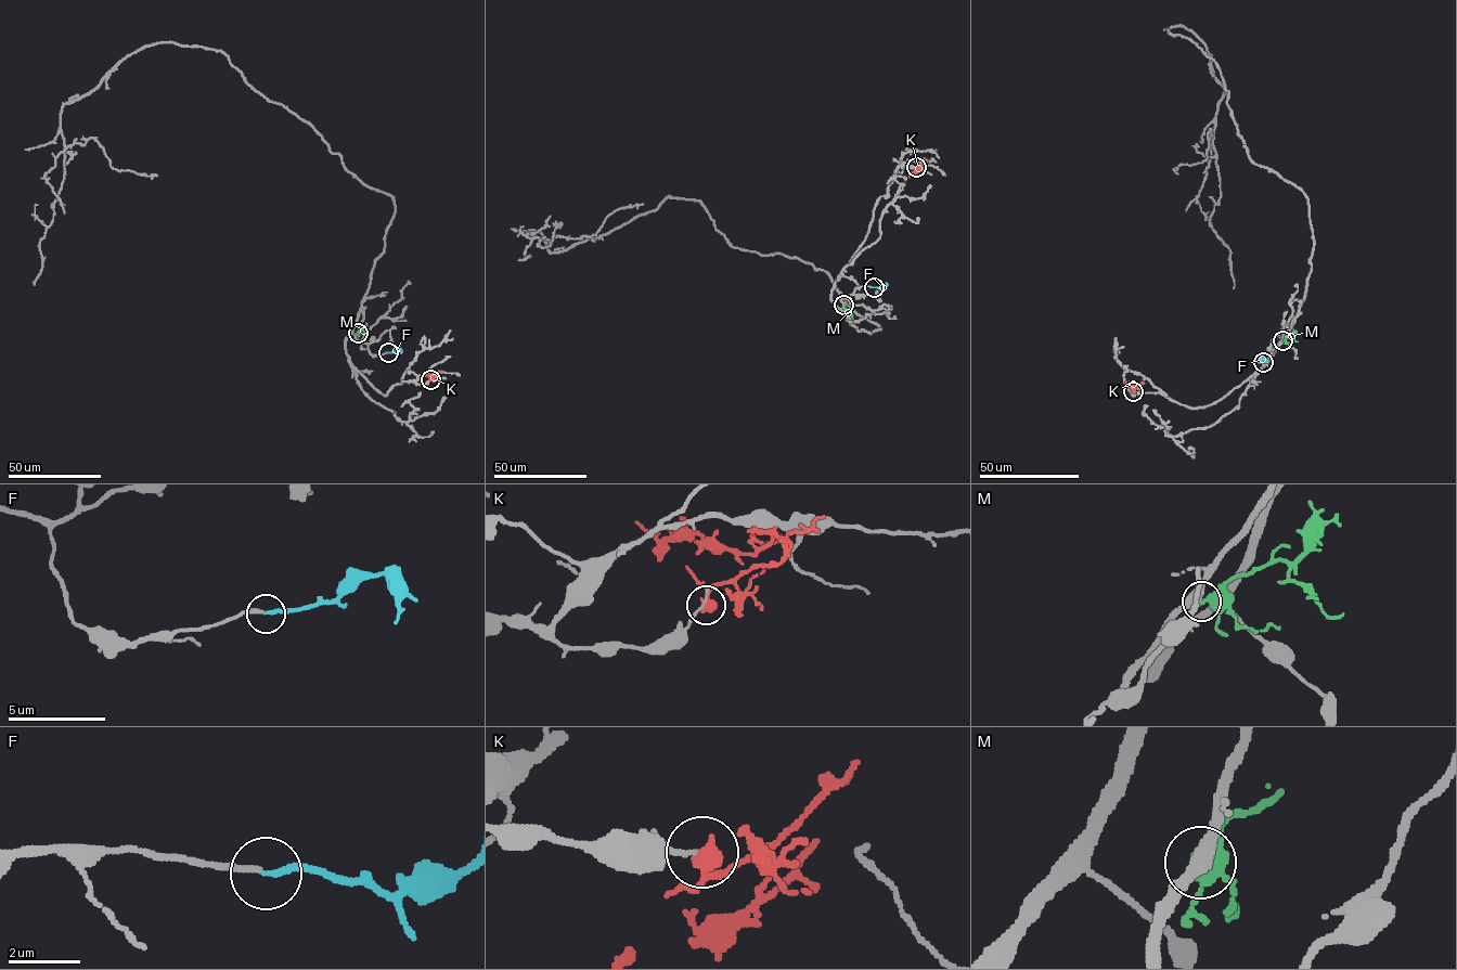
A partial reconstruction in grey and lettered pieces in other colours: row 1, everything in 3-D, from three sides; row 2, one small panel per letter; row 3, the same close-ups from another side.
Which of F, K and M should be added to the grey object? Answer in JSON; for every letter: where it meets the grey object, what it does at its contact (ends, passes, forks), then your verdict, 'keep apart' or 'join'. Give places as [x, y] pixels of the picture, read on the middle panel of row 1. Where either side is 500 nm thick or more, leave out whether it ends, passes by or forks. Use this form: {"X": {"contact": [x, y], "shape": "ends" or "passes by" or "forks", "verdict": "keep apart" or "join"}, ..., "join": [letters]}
{"F": {"contact": [874, 287], "shape": "ends", "verdict": "join"}, "K": {"contact": [916, 167], "verdict": "keep apart"}, "M": {"contact": [843, 305], "shape": "ends", "verdict": "keep apart"}, "join": ["F"]}

